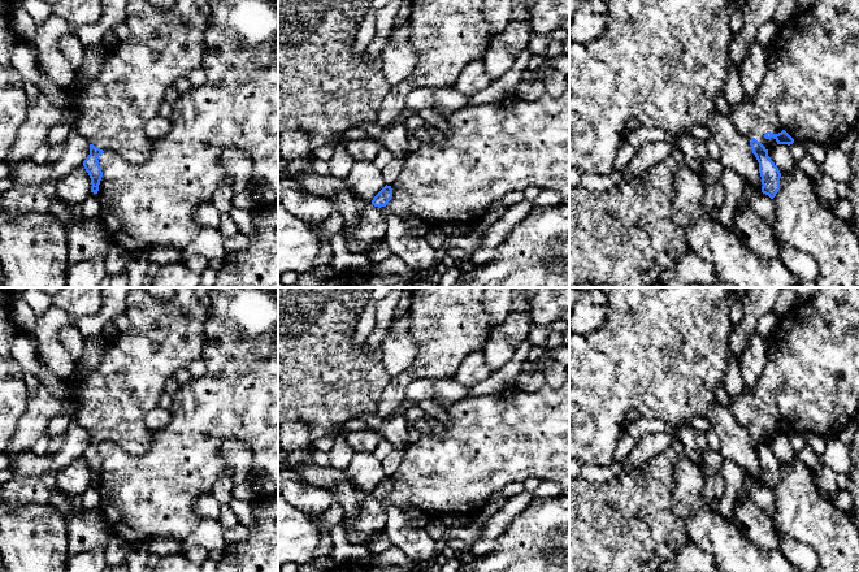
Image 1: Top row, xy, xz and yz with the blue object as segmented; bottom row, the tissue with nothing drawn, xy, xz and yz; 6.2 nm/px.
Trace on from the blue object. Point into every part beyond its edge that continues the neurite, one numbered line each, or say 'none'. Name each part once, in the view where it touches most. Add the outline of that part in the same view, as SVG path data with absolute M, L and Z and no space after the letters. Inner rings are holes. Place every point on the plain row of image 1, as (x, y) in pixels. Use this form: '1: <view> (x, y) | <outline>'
1: yz (811, 377) | M817 287L810 298L799 299L788 313L778 317L773 332L767 338L767 363L756 386L750 391L743 390L743 393L736 399L730 399L729 408L742 428L749 433L755 429L765 438L765 441L772 441L777 436L776 430L764 429L767 422L778 425L785 421L794 433L801 433L808 437L816 434L828 438L837 437L837 434L850 422L856 421L859 411L859 287Z

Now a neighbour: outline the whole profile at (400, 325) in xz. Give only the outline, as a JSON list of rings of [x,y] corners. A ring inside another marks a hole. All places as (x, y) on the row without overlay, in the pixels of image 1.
[[[409,315],[395,317],[391,322],[387,334],[407,334],[411,326],[411,317]]]

